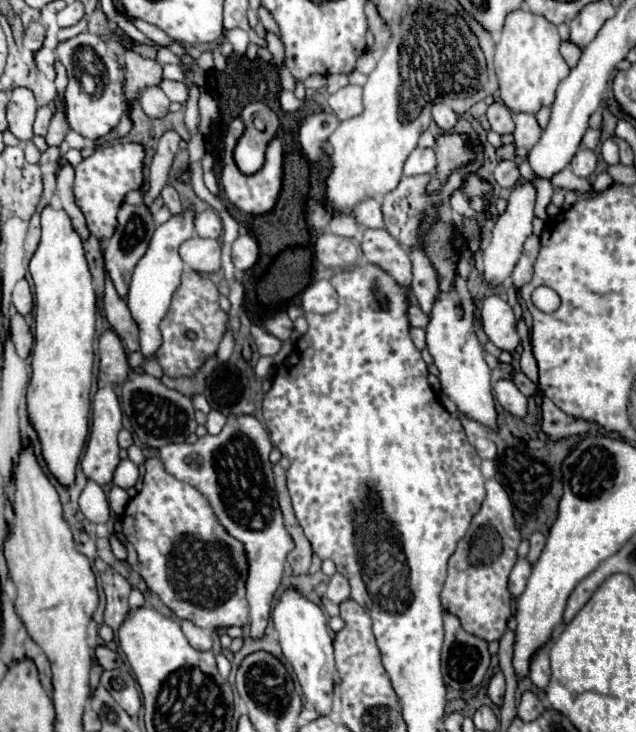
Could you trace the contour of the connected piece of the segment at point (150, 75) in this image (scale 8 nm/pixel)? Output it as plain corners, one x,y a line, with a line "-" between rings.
128,49
124,57
126,57
124,99
126,99
126,105
130,107
138,99
138,93
142,89
160,85
160,81
162,81
162,65
156,63
156,61
150,61
150,59
142,59
132,49

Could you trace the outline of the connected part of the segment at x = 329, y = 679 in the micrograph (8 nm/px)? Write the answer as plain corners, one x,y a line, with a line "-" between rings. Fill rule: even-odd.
286,587
280,595
280,601
272,609
274,631
278,633
278,643
286,661
292,665
298,683
306,695
306,699
316,707
320,715
328,715
332,709
334,681
336,681
336,665
334,665
334,641
328,633
328,621
324,611
306,599
296,587

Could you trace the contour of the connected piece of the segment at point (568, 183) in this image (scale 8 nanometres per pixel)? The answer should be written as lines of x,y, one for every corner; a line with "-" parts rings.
570,167
562,169
556,177
552,177
552,185
554,187
560,187
564,191
580,191
580,193
586,193
586,191
592,189
590,181
588,179
582,179
582,177
576,177

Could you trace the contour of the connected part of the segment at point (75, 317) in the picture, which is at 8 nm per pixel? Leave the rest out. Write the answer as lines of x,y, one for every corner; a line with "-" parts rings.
46,205
40,213
42,237
36,253
30,259
30,275
34,281
36,301
36,327
32,347
32,379
28,385
28,413
30,421
38,431
42,443
42,455
48,463
50,473
62,483
74,483
74,471
88,437
88,413
90,413
90,385
92,385
92,363
94,363
94,327
96,327
96,293
92,285
92,273
86,261
84,245
80,235
74,231
70,217
64,209

